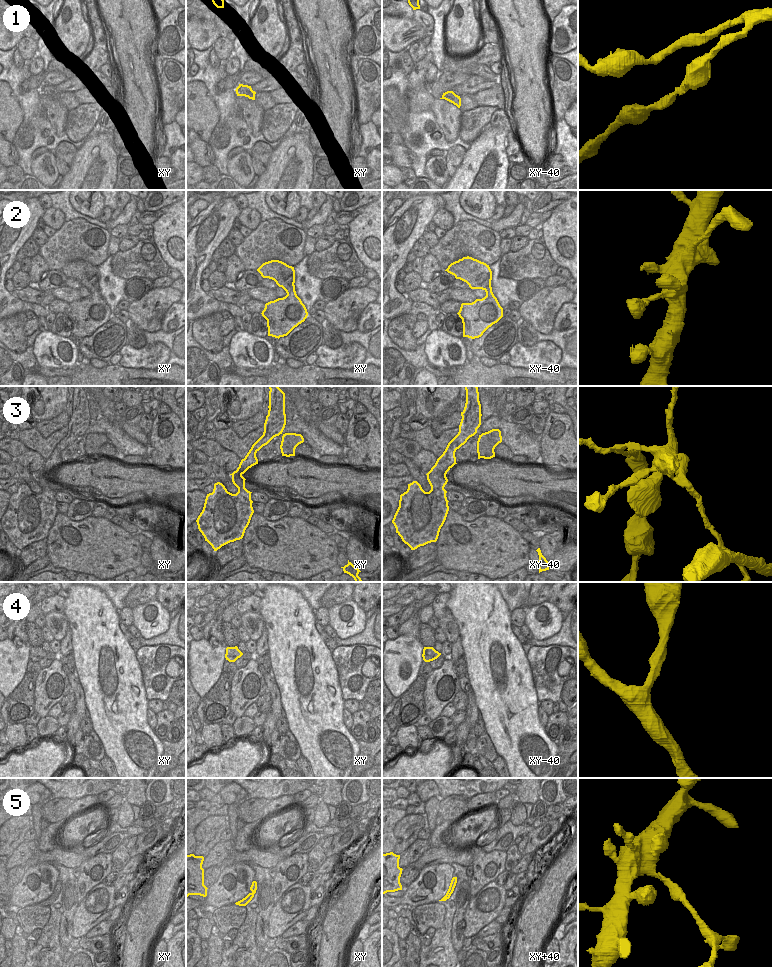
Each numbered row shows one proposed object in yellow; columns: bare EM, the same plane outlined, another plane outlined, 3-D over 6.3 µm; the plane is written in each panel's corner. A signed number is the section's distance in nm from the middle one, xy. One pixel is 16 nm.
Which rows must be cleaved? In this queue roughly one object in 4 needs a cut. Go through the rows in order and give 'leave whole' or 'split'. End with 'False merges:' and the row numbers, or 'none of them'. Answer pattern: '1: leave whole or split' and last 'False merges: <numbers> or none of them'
1: leave whole
2: leave whole
3: split
4: leave whole
5: split
False merges: 3, 5

